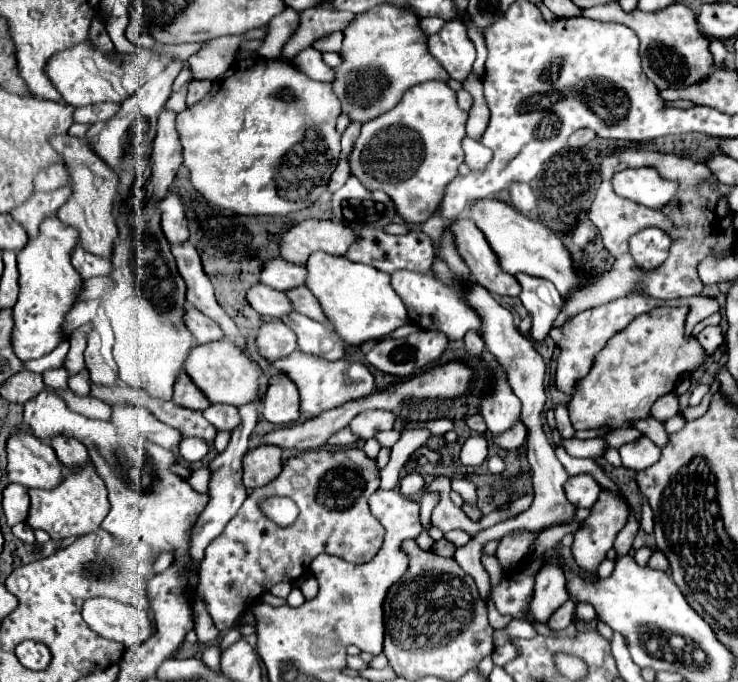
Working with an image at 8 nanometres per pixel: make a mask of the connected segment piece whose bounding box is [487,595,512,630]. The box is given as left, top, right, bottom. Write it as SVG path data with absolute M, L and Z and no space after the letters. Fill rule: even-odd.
M489 595L489 599L487 599L487 611L489 611L489 623L491 623L491 627L493 627L494 630L505 629L505 627L509 625L509 621L512 620L512 617L509 615L497 613L497 609L495 609L493 601L491 601L491 595Z

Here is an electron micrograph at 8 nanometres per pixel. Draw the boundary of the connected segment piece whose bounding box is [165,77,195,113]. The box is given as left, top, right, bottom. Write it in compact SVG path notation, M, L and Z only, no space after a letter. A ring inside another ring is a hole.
M191 77L183 87L181 87L181 91L177 91L177 93L173 93L171 97L169 97L169 101L167 101L167 105L165 107L169 107L169 109L173 109L175 113L179 113L179 111L184 111L186 109L186 96L187 89L189 89L189 85L195 81L195 77Z

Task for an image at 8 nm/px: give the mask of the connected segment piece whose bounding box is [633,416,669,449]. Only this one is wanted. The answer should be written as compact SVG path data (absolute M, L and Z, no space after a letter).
M649 416L645 419L639 419L639 421L635 421L633 423L639 431L643 431L643 435L647 435L647 437L651 437L653 441L655 441L655 445L657 447L665 447L667 445L667 439L669 439L669 435L665 433L664 423L653 419L653 417Z

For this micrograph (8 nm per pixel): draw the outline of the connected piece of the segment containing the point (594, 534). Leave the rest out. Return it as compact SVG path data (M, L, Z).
M603 489L599 499L597 499L597 503L591 507L591 515L585 519L583 527L580 527L574 533L571 551L573 551L573 557L575 557L575 561L577 561L577 565L581 567L583 573L587 573L593 579L597 579L597 567L605 559L605 553L613 547L613 541L615 541L615 537L619 533L619 527L625 527L627 517L629 517L629 509L623 503L623 499L613 495L613 493L609 493L607 489Z

